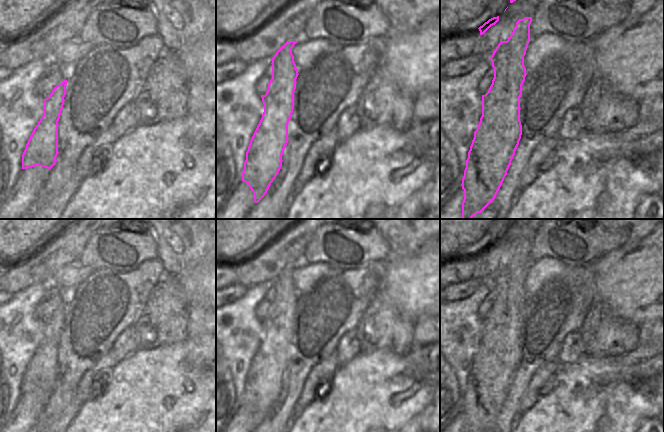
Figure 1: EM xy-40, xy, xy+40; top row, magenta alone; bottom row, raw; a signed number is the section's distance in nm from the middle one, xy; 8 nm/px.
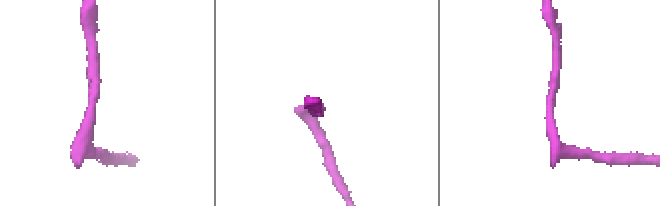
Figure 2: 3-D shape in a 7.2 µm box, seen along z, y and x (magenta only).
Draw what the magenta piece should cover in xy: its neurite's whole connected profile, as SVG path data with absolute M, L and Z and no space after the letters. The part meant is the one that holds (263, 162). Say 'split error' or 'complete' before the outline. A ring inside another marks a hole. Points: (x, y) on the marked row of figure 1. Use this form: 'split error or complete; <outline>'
split error; M287 41L276 52L272 61L272 78L265 95L261 95L264 104L262 118L250 140L242 172L242 181L247 183L258 203L267 193L271 183L278 175L284 159L284 149L290 139L290 119L296 97L296 83L299 71L294 62L292 48L297 41Z

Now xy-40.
split error; M68 81L57 85L50 96L44 99L44 114L34 128L22 154L22 169L37 165L51 169L60 151L58 125L63 109Z

